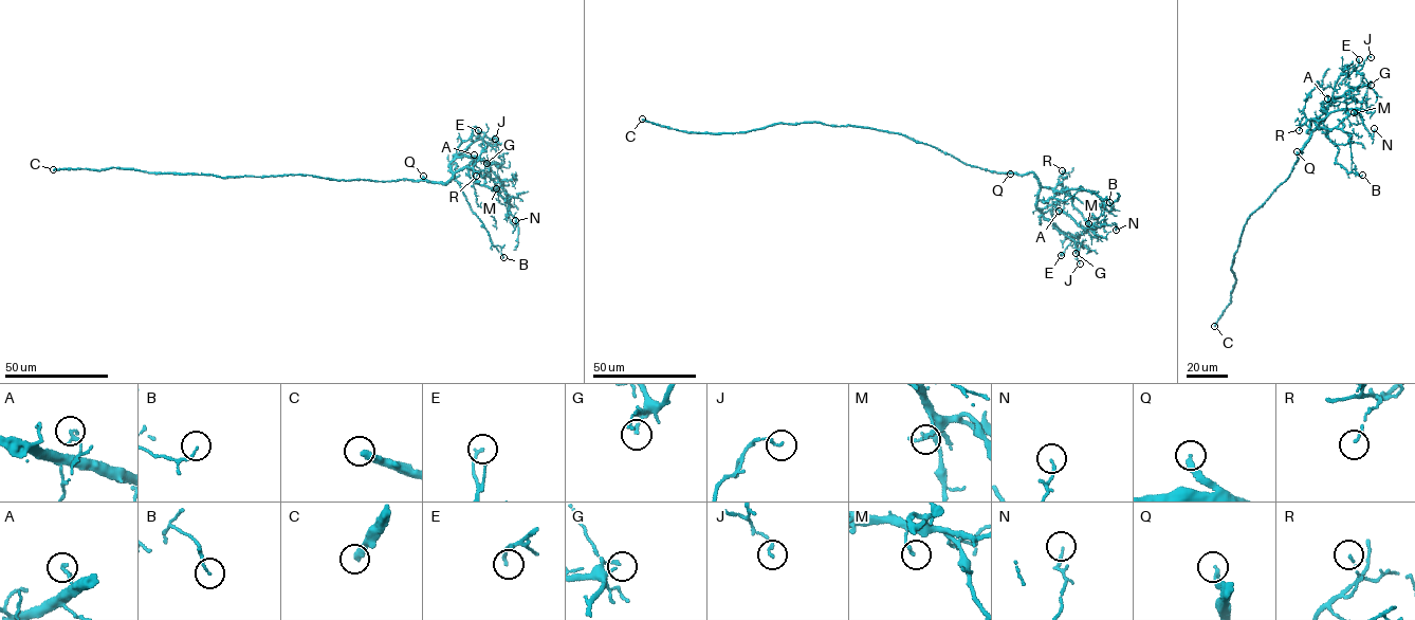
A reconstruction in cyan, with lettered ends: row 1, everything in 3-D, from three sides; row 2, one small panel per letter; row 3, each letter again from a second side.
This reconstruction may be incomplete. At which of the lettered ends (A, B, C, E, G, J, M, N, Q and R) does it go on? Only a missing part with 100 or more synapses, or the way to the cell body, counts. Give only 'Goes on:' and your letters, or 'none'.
Goes on: C, Q

